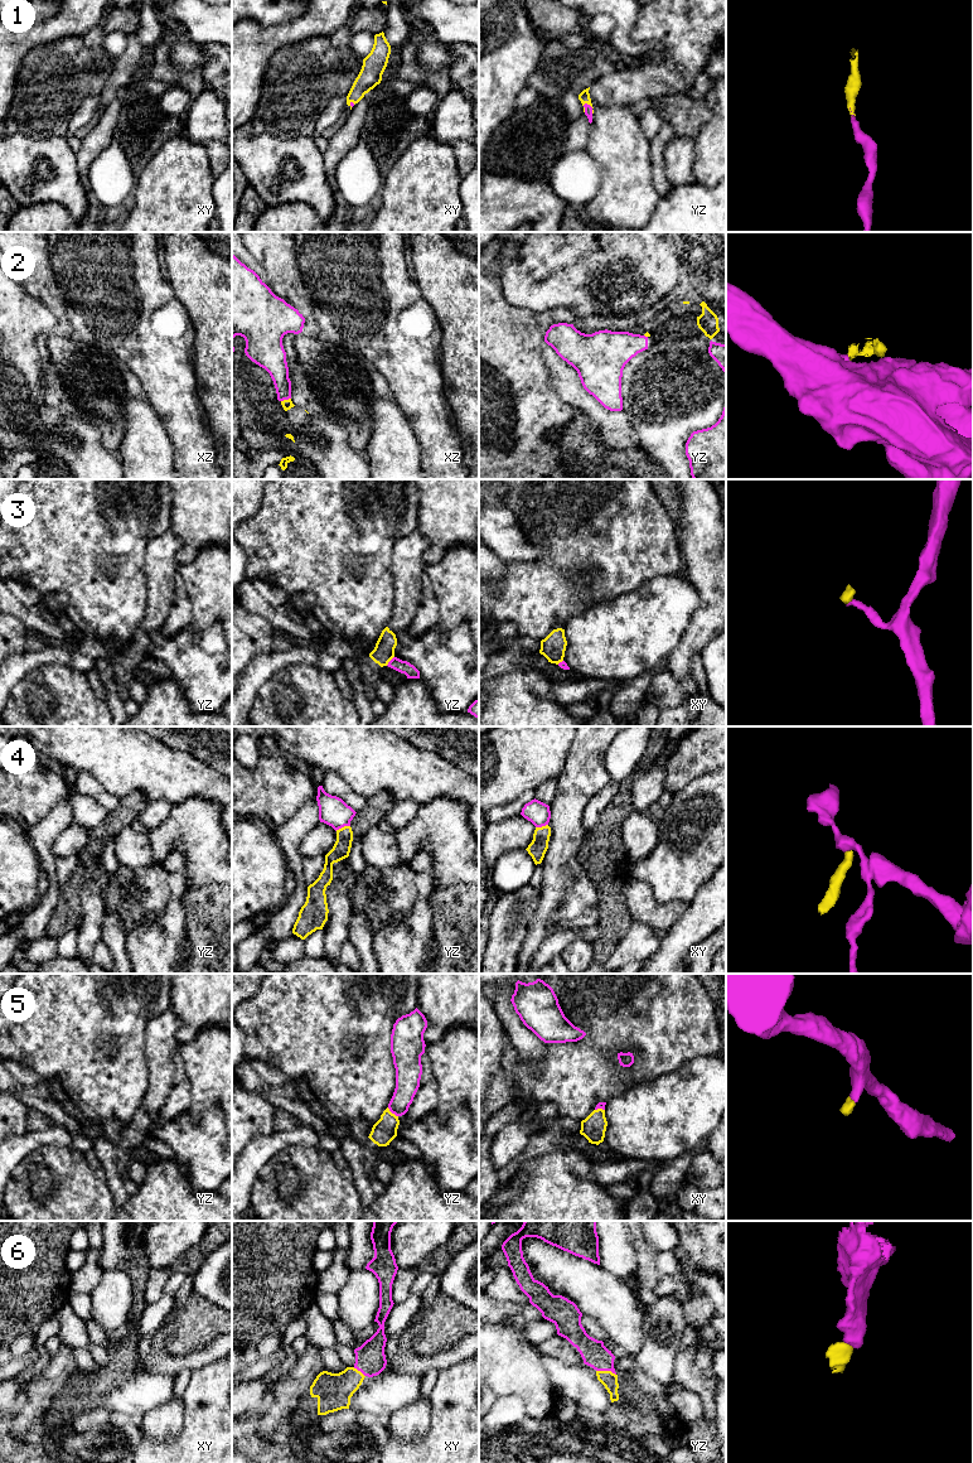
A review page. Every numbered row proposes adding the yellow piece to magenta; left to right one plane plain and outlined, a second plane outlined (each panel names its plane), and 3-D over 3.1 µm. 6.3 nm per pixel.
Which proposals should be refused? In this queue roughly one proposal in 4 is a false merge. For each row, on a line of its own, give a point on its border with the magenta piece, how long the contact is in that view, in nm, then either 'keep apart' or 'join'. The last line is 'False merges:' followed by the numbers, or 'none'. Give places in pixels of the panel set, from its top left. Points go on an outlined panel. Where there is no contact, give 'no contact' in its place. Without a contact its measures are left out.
1: contact yz (586, 104); length 70 nm; join
2: contact xz (285, 399); length 70 nm; keep apart
3: contact yz (390, 661); length 80 nm; keep apart
4: contact yz (342, 826); length 100 nm; keep apart
5: contact yz (392, 1113); length 90 nm; join
6: contact yz (606, 1370); length 130 nm; join
False merges: 2, 3, 4

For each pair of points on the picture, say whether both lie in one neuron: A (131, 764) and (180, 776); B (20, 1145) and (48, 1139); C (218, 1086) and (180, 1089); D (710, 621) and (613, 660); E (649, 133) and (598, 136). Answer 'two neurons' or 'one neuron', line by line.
A: one neuron
B: one neuron
C: two neurons
D: two neurons
E: two neurons

